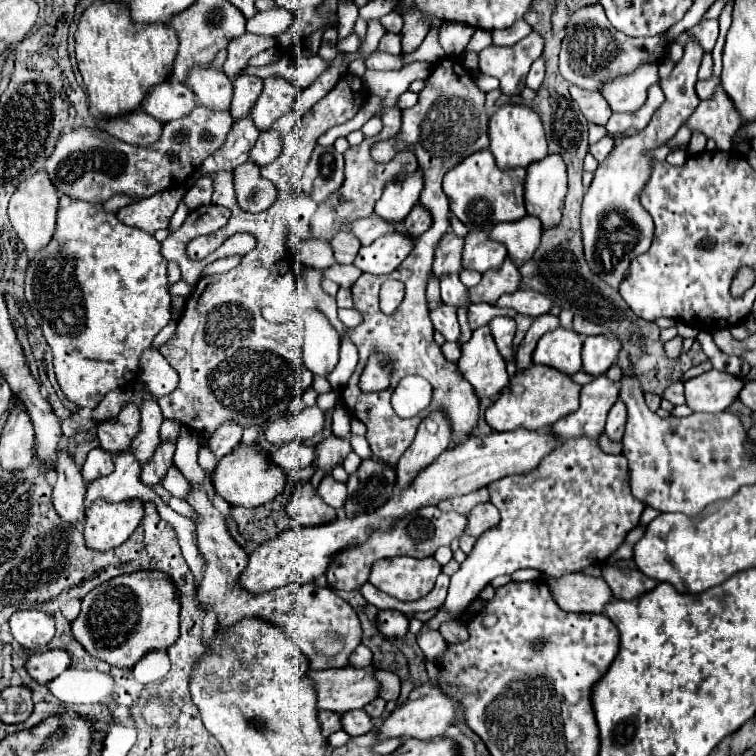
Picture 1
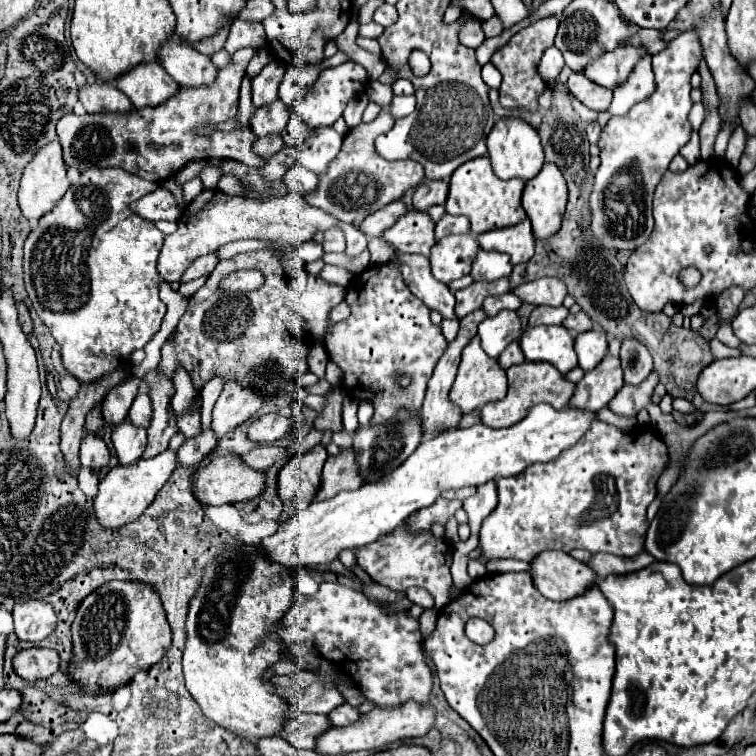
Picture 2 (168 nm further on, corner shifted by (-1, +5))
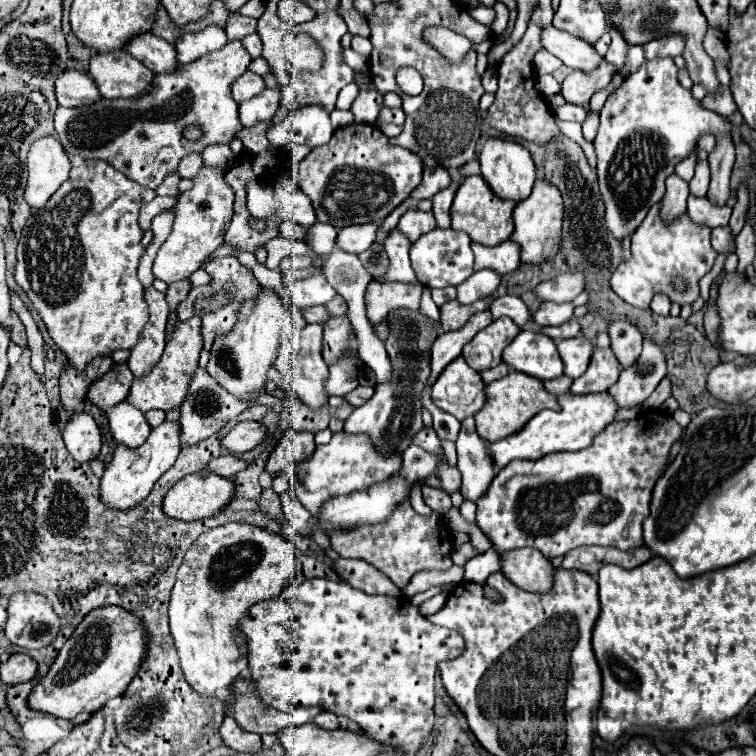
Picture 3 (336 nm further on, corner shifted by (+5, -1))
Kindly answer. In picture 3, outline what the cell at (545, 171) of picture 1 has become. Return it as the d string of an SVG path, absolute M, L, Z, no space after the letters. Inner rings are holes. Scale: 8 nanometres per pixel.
M535 180L531 196L517 202L513 210L513 220L515 220L515 232L511 234L511 240L519 242L523 262L539 264L541 260L549 260L557 254L561 242L563 200L561 200L561 192L549 180Z

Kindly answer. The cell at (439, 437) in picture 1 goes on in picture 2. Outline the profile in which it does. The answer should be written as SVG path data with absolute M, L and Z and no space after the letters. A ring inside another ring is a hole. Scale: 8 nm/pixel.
M481 310L471 312L471 314L467 314L465 318L461 318L461 328L459 328L455 340L447 344L447 350L443 352L443 358L439 358L439 362L437 362L437 366L435 366L435 372L433 372L429 384L427 384L425 402L423 402L423 406L421 406L421 420L423 420L423 432L425 432L425 436L437 436L441 428L445 428L445 426L451 428L451 426L457 426L457 424L459 424L459 420L461 420L461 410L459 410L455 404L451 404L451 400L449 400L449 390L451 390L453 380L455 380L455 374L457 374L457 366L459 366L459 360L461 360L461 352L463 352L463 348L471 342L471 338L477 334L477 326L479 326L479 322L483 322L485 318L487 318L487 314L483 314Z

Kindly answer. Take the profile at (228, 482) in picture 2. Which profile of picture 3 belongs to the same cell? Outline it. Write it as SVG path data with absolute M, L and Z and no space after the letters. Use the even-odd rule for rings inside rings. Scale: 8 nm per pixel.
M201 470L201 472L193 472L185 478L181 478L165 496L163 500L163 510L167 516L177 518L177 520L201 520L201 518L209 518L215 516L219 510L223 510L235 496L235 480L231 478L223 478L219 474Z

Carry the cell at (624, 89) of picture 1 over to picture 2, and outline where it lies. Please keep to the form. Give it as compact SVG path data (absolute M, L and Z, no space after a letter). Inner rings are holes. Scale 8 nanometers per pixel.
M623 46L619 50L611 50L595 58L595 62L587 66L585 76L595 84L613 90L619 82L623 82L633 72L633 66L643 54L647 54L643 46Z

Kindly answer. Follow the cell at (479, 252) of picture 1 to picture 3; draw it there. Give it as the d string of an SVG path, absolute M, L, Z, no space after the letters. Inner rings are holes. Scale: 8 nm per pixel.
M477 270L465 282L457 286L457 300L461 304L471 304L485 296L491 296L501 282L501 276L495 270Z

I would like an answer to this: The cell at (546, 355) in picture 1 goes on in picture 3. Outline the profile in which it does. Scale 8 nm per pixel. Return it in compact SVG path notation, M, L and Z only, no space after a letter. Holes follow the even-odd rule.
M533 330L519 332L509 348L505 348L503 362L507 362L513 370L525 372L539 380L553 380L565 372L555 342L543 332Z

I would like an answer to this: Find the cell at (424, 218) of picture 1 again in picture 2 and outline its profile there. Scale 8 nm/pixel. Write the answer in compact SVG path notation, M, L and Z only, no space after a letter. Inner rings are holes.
M423 182L415 192L413 192L413 208L415 210L427 210L433 204L443 204L449 194L449 184L447 182Z

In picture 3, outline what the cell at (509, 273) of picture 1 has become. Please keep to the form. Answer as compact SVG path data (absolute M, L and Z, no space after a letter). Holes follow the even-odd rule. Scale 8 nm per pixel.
M481 298L481 300L477 300L477 302L469 304L469 306L459 304L457 300L445 302L441 306L441 326L443 326L443 330L461 328L473 314L483 312L485 308L489 308L489 302L491 302L491 298Z

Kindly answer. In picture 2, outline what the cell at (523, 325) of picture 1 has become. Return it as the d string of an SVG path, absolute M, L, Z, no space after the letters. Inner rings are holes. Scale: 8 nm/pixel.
M519 342L509 344L507 350L497 358L497 362L499 362L499 366L501 366L503 370L507 370L507 368L511 368L511 366L515 366L515 364L523 364L523 362L525 362L525 356L523 356L523 352L521 352L521 348L519 348Z

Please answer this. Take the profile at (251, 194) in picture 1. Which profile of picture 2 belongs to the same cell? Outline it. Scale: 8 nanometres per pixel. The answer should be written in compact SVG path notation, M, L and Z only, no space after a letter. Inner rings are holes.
M273 134L271 138L257 138L255 140L255 152L259 156L273 156L277 150L281 150L285 144L281 140L281 136Z

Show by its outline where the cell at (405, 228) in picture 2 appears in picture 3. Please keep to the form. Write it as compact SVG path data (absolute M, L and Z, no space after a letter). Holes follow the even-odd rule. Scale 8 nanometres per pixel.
M407 210L401 218L397 228L409 238L409 242L415 242L421 234L431 232L435 228L435 220L431 212L421 212L421 210Z

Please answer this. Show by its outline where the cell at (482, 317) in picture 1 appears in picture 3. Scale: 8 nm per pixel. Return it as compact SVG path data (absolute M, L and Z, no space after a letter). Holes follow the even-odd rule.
M501 296L501 298L495 298L491 302L491 308L489 310L493 314L493 320L497 320L501 316L509 316L519 328L523 328L529 322L529 318L531 318L525 302L521 298L517 298L517 296Z

